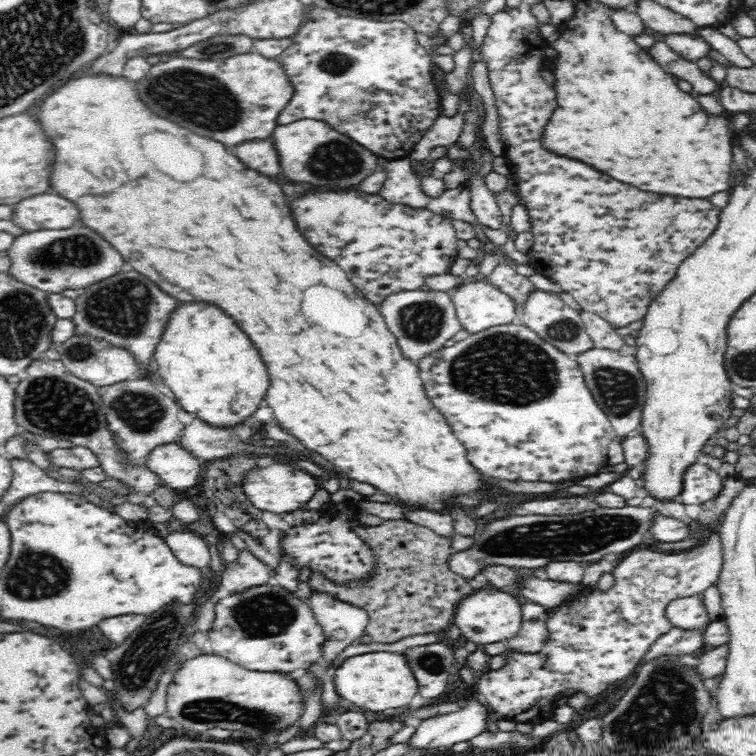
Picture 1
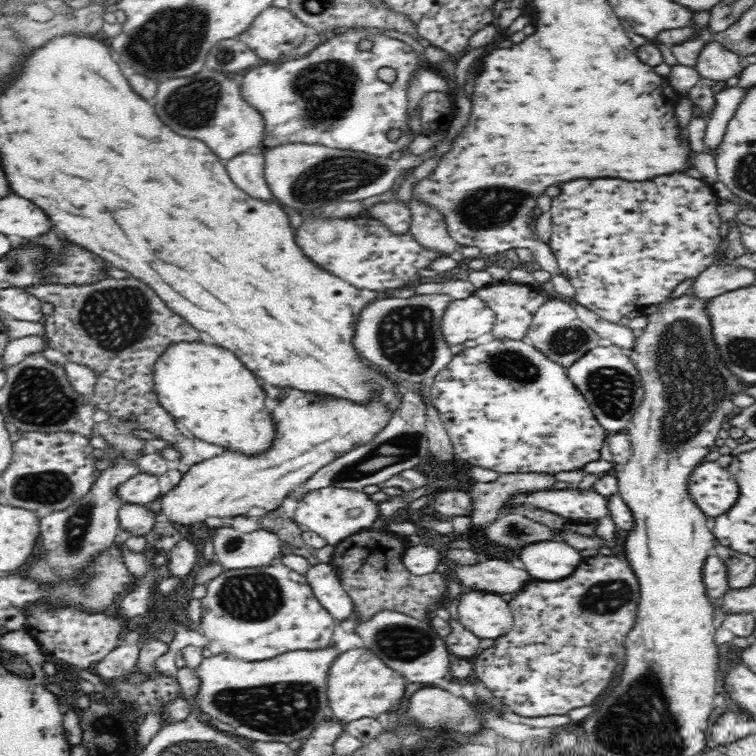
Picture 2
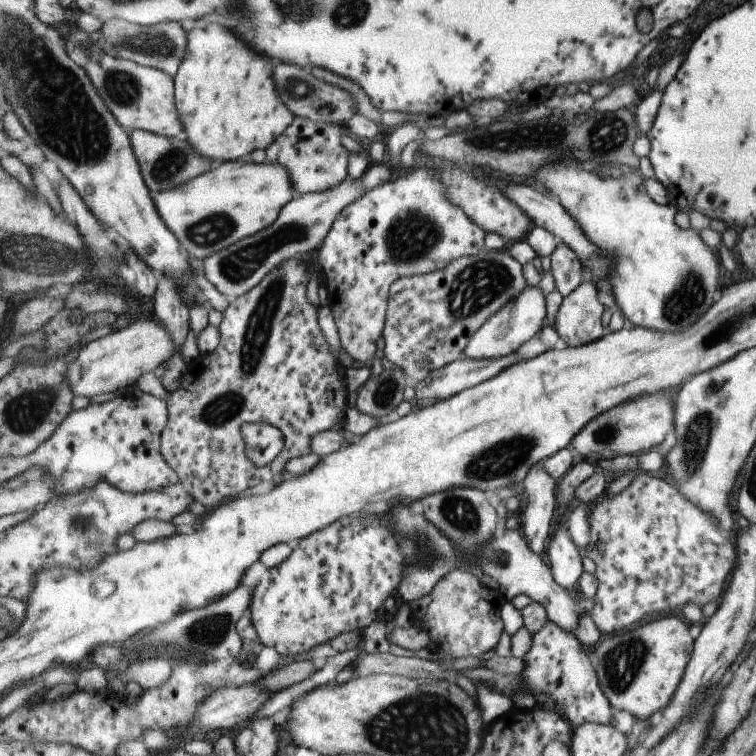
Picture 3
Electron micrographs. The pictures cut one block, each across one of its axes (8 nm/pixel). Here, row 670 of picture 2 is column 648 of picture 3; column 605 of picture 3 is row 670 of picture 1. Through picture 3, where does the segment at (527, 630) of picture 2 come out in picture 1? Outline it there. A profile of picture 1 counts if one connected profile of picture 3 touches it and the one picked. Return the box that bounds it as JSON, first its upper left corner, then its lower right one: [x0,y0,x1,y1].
[473,532,723,724]

